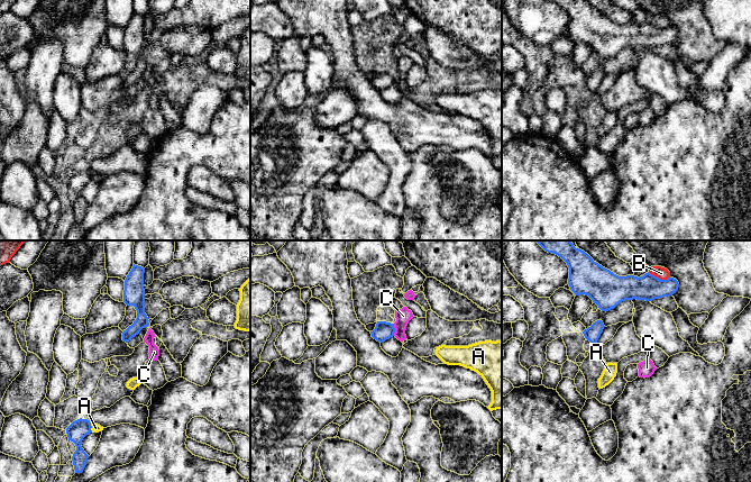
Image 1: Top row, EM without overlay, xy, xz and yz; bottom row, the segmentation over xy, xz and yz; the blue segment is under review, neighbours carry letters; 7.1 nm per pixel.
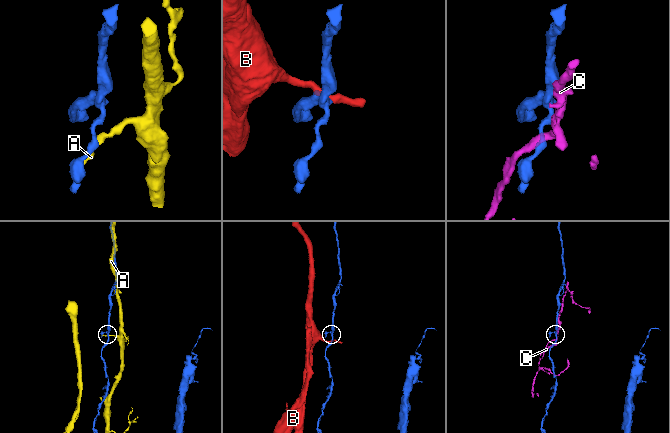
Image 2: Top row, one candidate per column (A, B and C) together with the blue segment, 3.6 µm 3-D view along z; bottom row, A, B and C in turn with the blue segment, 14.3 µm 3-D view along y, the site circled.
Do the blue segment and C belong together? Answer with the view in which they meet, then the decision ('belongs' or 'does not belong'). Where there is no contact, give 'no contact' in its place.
contact in xz; does not belong

